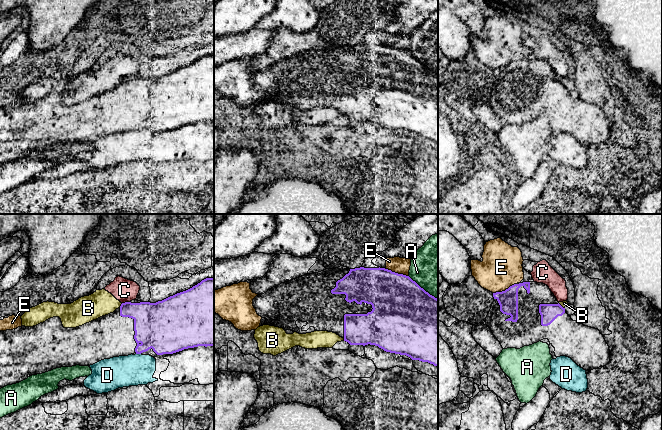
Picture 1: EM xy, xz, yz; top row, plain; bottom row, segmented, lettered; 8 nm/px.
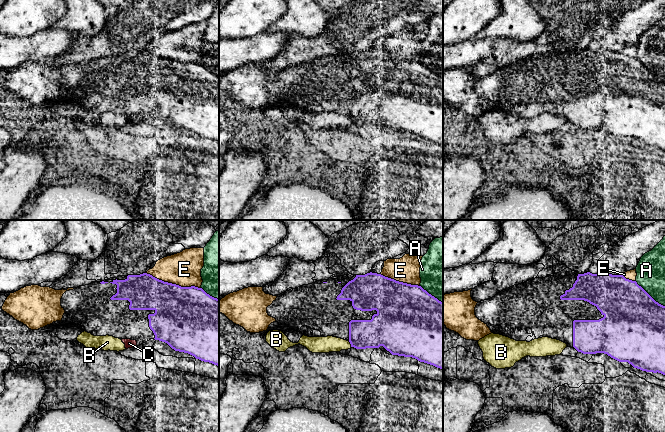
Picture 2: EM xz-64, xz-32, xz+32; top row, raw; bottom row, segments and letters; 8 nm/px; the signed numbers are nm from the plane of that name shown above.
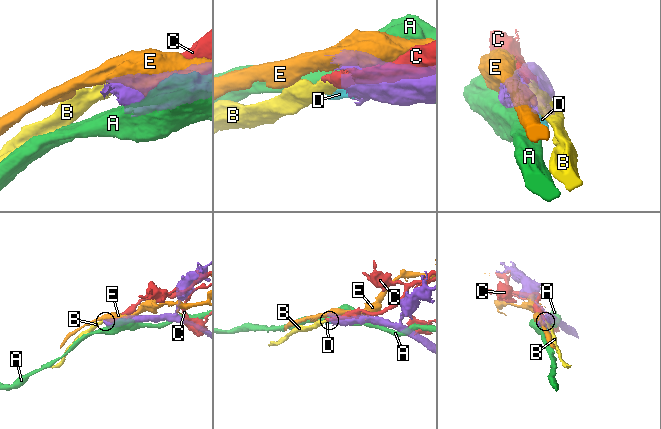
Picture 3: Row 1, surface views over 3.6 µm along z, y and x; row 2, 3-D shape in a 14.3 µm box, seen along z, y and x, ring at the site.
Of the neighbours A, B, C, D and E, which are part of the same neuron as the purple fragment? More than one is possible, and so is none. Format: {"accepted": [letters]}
{"accepted": []}

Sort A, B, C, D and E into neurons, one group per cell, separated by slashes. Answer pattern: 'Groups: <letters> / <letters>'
Groups: A / B C / D / E

